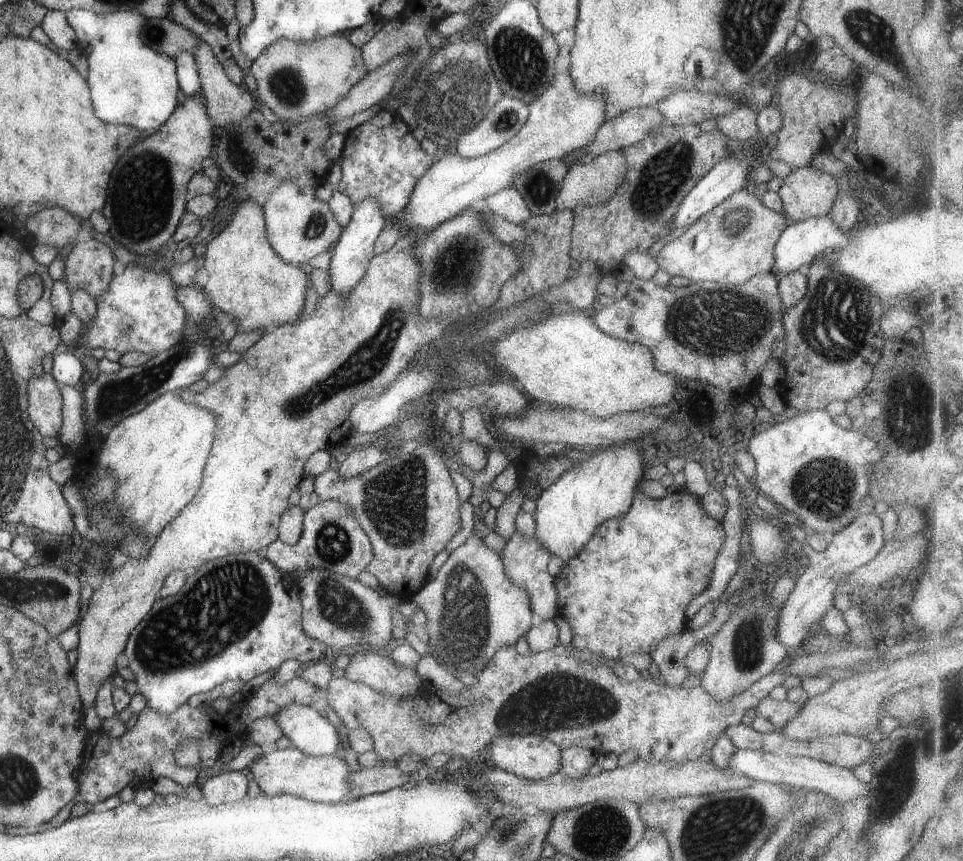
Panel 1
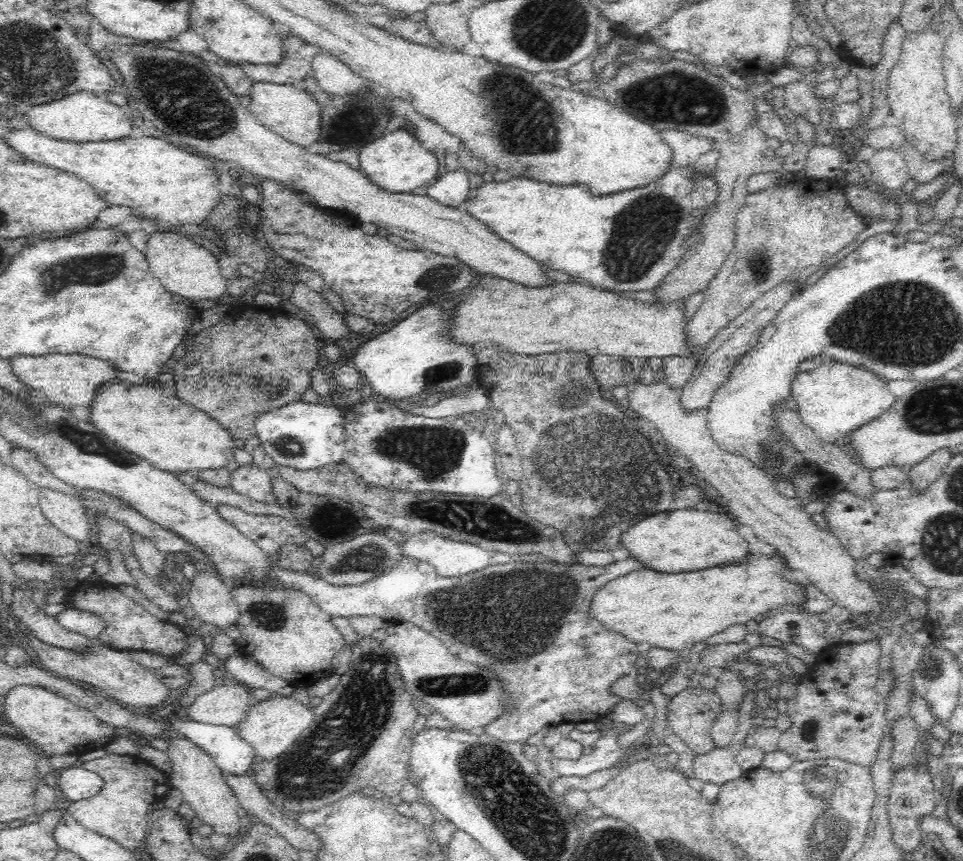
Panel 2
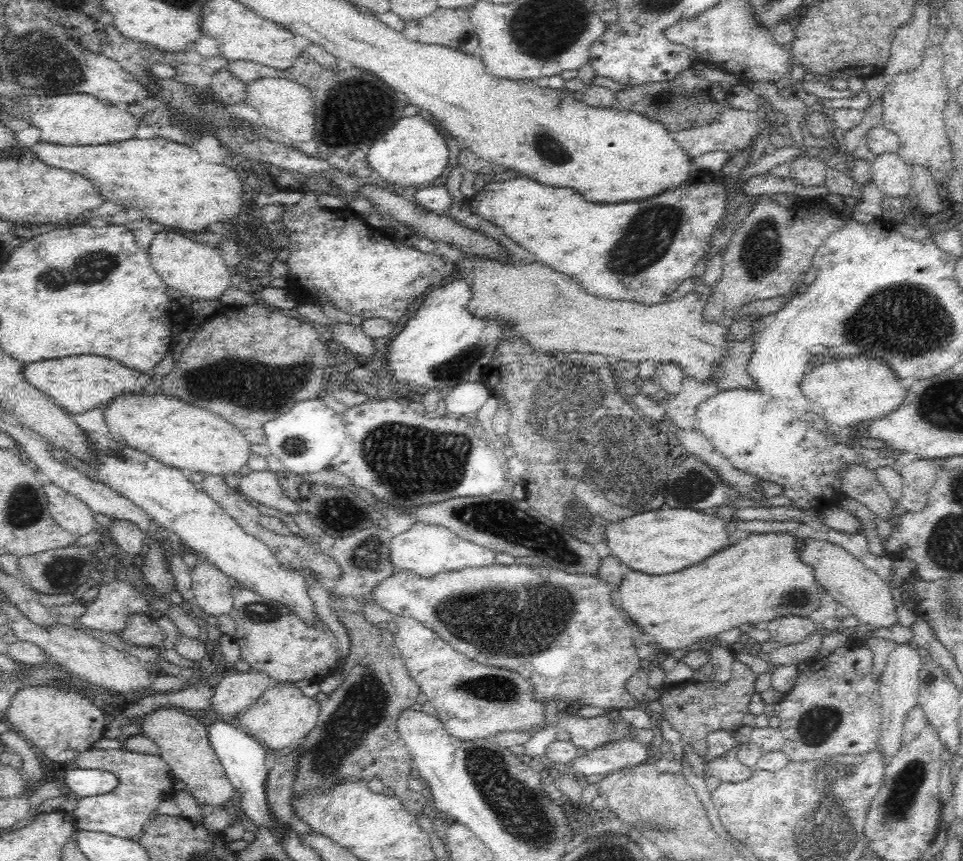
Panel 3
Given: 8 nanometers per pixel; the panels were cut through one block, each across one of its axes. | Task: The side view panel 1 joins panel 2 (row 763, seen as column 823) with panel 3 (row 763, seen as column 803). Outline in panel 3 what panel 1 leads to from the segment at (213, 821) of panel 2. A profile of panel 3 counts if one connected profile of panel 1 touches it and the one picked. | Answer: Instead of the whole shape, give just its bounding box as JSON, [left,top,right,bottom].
[140,708,236,809]

